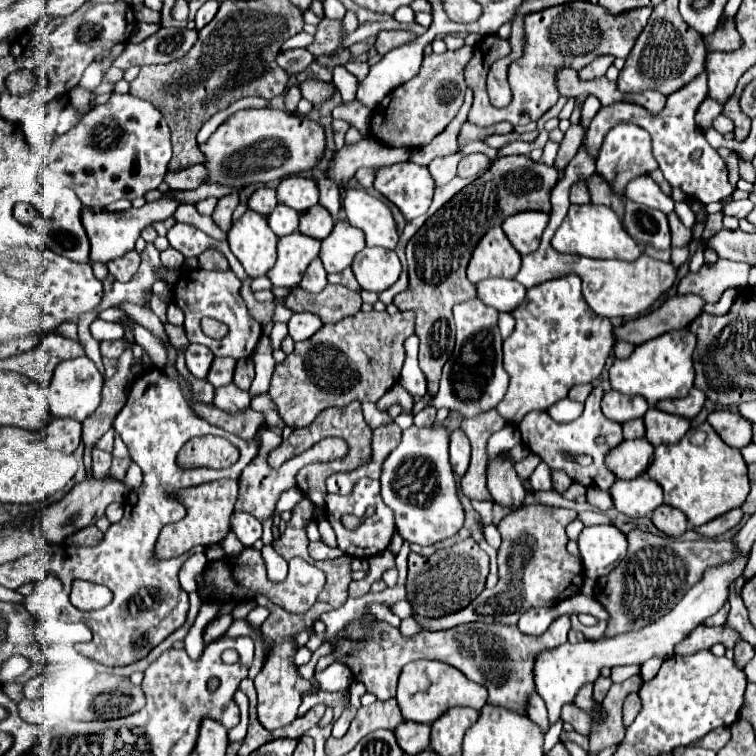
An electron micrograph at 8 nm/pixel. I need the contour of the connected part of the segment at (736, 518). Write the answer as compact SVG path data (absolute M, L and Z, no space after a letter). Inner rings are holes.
M734 508L734 510L730 510L730 512L726 512L726 514L722 514L722 516L718 516L716 520L710 520L708 524L704 524L704 526L700 526L700 528L696 528L696 532L700 532L702 536L706 536L706 538L714 538L714 536L720 536L720 534L724 534L724 532L728 532L730 528L734 528L740 520L742 520L742 510L740 508Z

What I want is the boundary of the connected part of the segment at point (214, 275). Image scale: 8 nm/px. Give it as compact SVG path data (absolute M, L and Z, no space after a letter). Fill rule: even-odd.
M198 268L198 270L190 270L190 272L182 274L180 282L176 282L176 286L174 286L174 300L186 316L184 330L186 330L186 336L190 342L208 346L214 356L230 356L234 360L252 356L252 352L262 336L262 326L258 322L254 322L254 318L248 314L248 308L240 296L240 286L242 286L242 282L236 278L236 274L232 270L206 272L206 270ZM204 316L224 322L230 328L230 332L222 340L208 338L200 330L200 320Z

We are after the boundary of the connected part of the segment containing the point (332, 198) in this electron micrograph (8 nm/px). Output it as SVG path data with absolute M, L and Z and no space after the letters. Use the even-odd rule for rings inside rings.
M320 180L318 182L320 188L320 204L332 214L338 216L340 214L340 188L332 182L332 180Z

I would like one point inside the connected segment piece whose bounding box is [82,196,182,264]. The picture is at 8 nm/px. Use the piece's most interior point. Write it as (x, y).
(112, 234)

